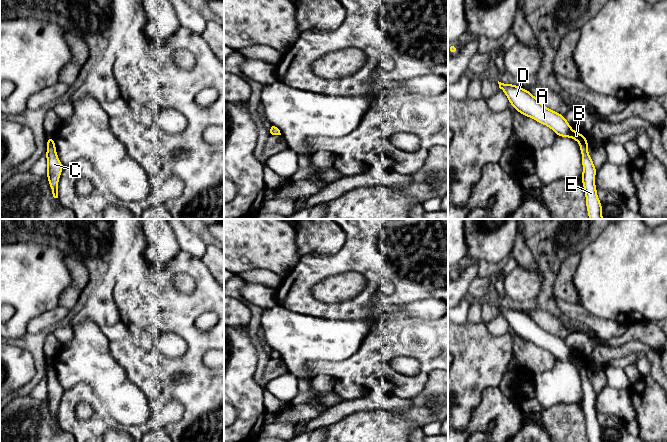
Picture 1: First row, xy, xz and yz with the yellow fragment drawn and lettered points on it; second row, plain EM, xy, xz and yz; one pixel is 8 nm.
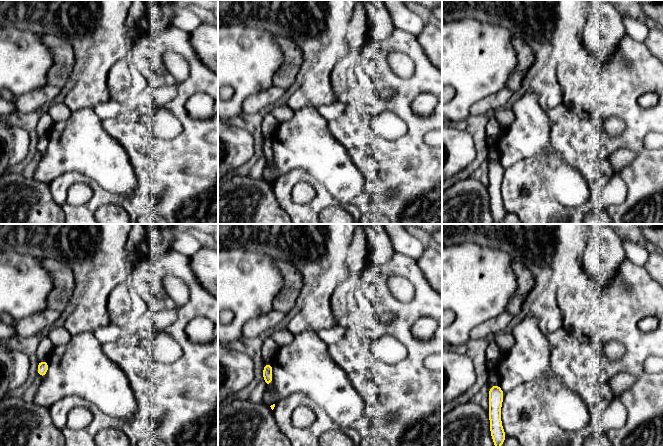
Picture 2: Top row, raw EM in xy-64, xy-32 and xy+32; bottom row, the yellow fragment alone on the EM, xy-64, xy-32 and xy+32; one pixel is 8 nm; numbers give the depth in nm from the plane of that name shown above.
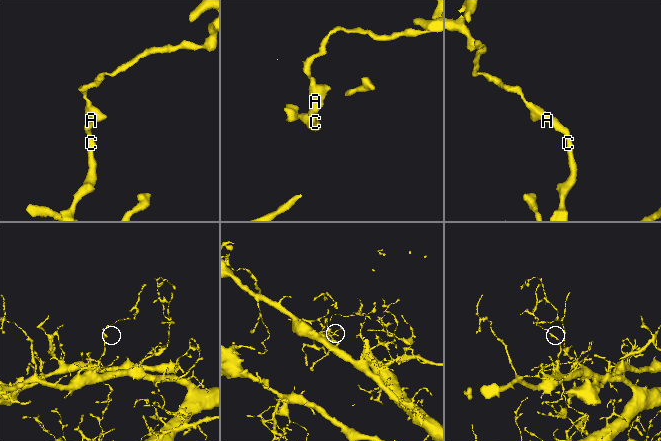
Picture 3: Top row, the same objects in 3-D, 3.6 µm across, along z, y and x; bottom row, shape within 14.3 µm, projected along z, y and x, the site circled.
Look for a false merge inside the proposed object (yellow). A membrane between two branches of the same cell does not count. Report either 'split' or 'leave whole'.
leave whole

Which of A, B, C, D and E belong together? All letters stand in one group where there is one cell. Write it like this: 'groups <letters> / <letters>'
groups A B C D E

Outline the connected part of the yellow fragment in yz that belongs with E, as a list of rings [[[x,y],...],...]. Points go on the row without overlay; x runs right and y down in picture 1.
[[[499,305],[498,308],[499,312],[506,318],[510,328],[519,337],[547,349],[557,360],[570,361],[579,366],[583,389],[581,404],[585,414],[587,436],[589,442],[603,442],[602,428],[599,425],[595,411],[597,393],[589,380],[589,367],[586,361],[579,356],[575,356],[568,348],[565,340],[545,331],[530,315],[514,308],[504,308]]]

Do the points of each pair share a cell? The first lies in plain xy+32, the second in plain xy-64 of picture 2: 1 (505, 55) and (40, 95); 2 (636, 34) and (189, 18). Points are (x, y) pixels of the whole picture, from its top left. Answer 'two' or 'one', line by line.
1: two
2: one

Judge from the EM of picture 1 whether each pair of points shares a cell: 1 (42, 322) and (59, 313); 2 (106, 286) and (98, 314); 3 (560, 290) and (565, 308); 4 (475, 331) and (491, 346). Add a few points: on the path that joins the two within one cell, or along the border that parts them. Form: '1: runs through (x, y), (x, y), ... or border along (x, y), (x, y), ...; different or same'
1: runs through (46, 321), (55, 317); same
2: runs through (103, 293), (98, 299), (98, 307); same
3: border along (557, 298), (578, 304); different
4: runs through (479, 335), (487, 343); same

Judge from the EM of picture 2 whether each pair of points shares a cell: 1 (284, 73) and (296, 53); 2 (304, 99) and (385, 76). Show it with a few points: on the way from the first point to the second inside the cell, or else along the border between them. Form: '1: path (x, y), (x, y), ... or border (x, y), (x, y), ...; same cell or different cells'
1: path (289, 68), (292, 58); same cell
2: border (333, 67), (331, 86), (337, 99); different cells

